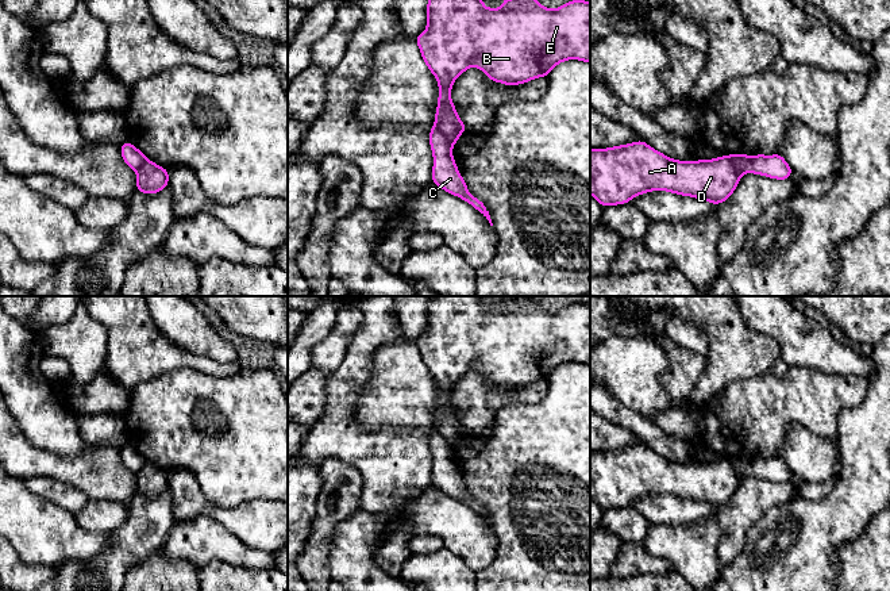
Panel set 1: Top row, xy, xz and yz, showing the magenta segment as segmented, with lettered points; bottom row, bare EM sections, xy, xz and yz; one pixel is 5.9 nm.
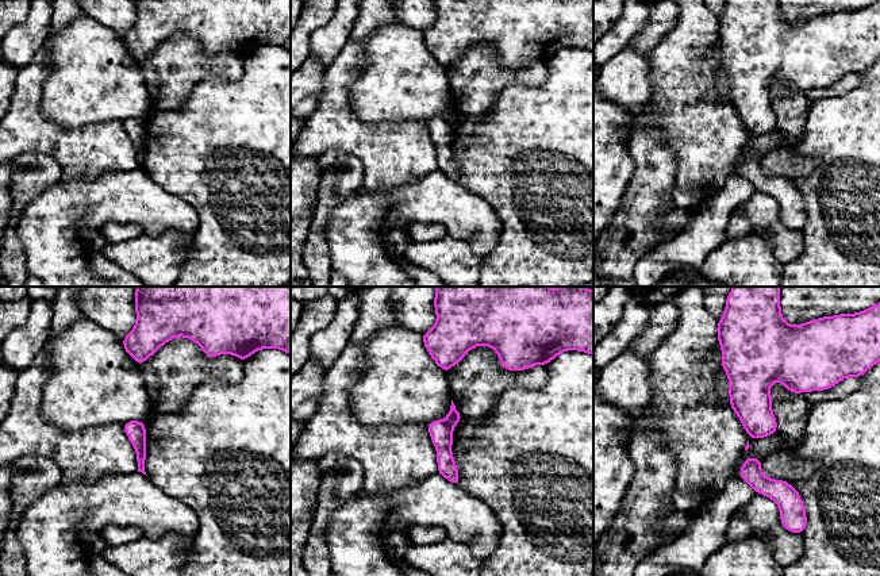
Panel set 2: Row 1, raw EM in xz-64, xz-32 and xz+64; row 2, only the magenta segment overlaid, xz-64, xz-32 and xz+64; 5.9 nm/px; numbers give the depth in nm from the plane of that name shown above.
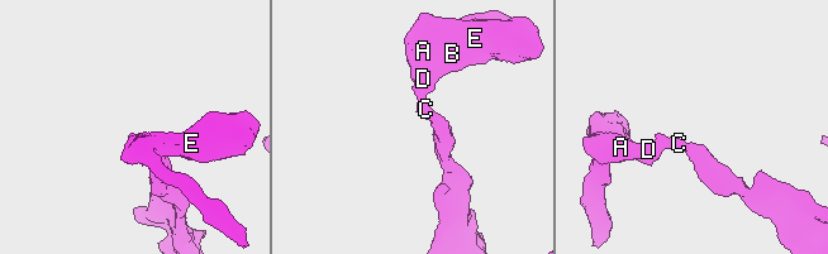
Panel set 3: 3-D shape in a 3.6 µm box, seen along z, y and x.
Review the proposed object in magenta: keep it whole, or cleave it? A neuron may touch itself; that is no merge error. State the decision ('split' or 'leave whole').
split

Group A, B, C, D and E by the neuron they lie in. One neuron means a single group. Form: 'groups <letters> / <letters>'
groups A B D E / C

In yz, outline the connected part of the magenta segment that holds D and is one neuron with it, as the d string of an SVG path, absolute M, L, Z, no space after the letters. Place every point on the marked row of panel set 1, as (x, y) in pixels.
M644 141L590 149L590 195L602 207L621 206L651 191L667 191L712 204L727 202L741 173L728 156L678 161Z

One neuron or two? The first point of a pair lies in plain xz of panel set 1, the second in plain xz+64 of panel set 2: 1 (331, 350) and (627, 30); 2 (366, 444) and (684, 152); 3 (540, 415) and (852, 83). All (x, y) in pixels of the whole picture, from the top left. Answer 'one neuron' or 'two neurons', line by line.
1: two neurons
2: one neuron
3: two neurons

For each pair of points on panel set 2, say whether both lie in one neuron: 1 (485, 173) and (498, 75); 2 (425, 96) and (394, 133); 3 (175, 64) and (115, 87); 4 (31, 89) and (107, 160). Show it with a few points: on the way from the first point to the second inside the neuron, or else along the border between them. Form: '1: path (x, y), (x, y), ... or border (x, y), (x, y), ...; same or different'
1: border (525, 87), (507, 85), (484, 114), (467, 114); different
2: border (426, 119), (385, 121), (372, 125); different
3: border (138, 64), (152, 106); different
4: path (31, 115), (64, 145), (81, 150); same

